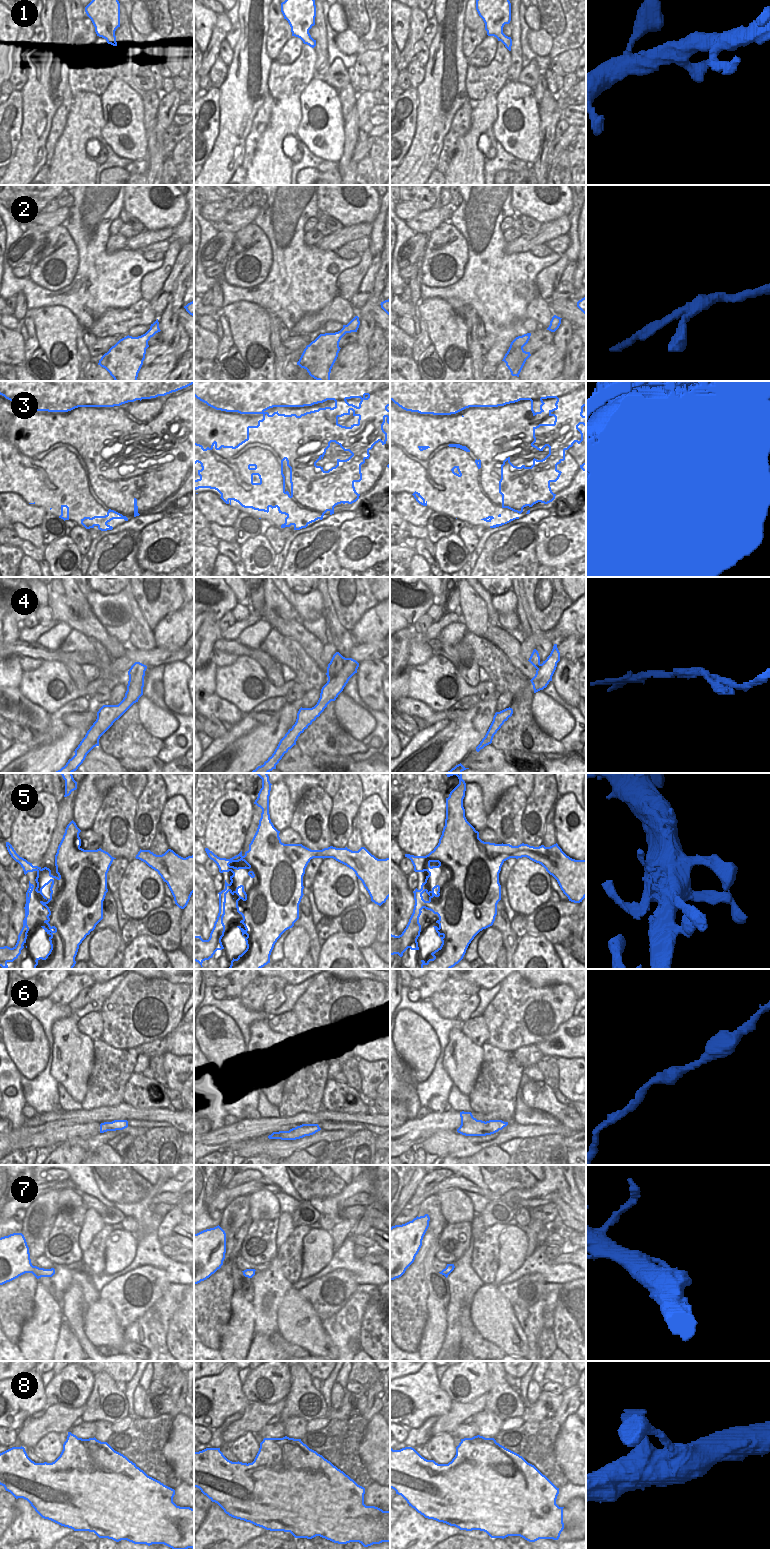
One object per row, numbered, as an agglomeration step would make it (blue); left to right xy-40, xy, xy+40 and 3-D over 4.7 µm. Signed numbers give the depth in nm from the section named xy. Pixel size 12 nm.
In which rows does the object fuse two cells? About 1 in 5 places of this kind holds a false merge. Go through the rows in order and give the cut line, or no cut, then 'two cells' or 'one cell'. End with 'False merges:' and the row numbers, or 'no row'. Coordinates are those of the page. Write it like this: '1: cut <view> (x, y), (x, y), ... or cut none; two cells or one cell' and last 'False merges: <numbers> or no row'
1: cut none; one cell
2: cut none; one cell
3: cut none; one cell
4: cut none; one cell
5: cut none; one cell
6: cut none; one cell
7: cut none; one cell
8: cut none; one cell
False merges: no row

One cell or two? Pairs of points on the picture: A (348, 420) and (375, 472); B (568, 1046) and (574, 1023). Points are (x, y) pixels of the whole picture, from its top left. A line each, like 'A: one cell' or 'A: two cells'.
A: one cell
B: one cell

